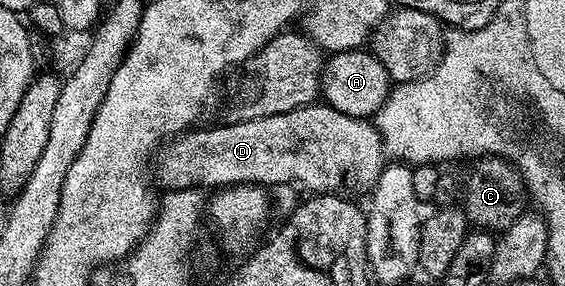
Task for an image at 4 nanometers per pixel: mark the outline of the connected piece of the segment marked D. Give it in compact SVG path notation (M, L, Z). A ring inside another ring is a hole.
M322 102L310 103L279 116L257 117L256 120L224 122L214 128L192 128L172 138L156 160L156 180L161 189L225 188L255 184L272 186L298 182L311 193L331 193L350 180L354 186L369 189L376 183L386 163L382 137L371 121L345 116Z

